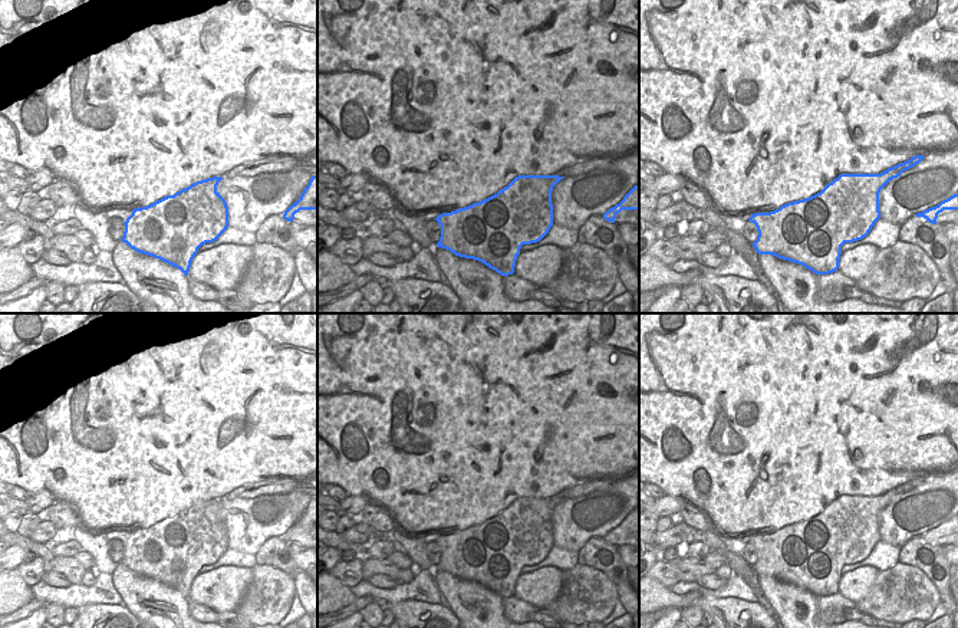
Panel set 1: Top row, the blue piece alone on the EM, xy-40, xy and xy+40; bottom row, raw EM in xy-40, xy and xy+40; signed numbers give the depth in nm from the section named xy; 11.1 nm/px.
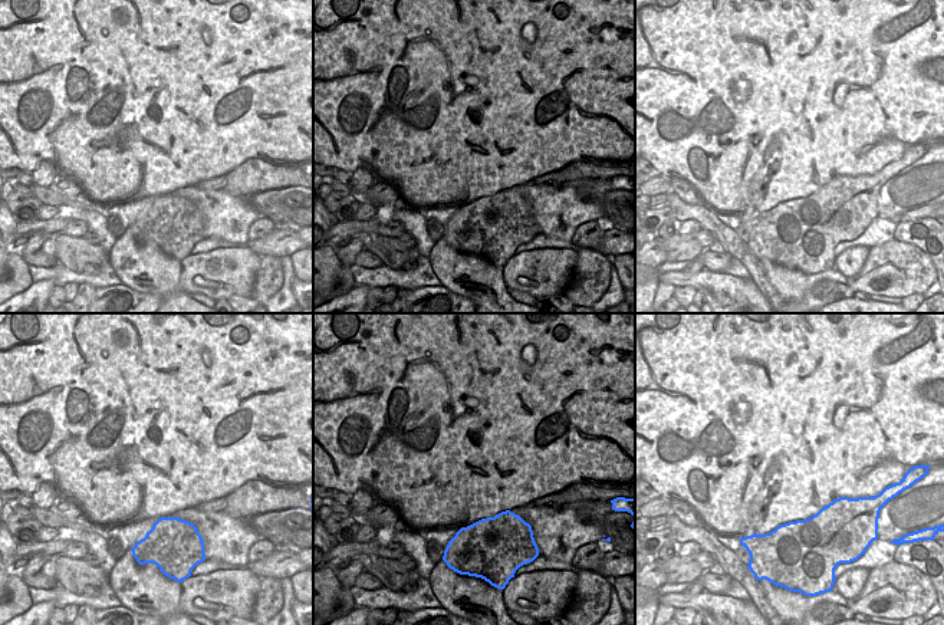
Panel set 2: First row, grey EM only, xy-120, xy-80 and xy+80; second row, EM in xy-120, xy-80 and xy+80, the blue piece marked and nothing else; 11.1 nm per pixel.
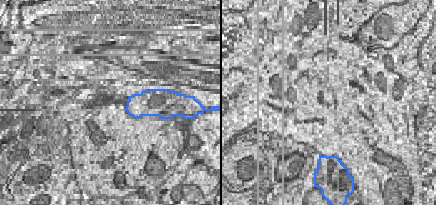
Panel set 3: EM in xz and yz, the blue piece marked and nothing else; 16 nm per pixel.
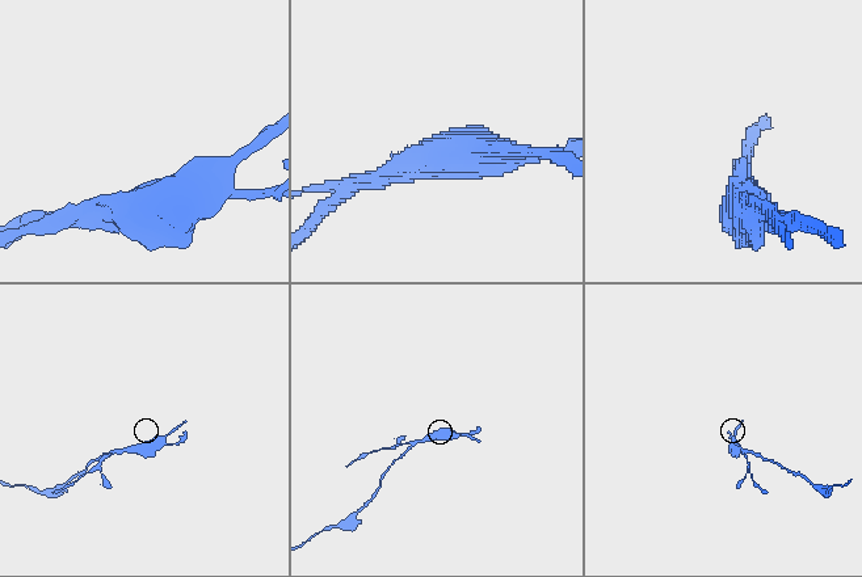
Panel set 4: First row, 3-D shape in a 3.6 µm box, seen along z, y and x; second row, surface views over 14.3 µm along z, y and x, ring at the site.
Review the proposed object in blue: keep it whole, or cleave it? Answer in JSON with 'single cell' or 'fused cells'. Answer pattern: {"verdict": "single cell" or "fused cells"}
{"verdict": "fused cells"}

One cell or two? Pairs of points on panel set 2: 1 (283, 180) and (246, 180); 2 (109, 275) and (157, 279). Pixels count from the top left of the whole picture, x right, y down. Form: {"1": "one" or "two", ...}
{"1": "one", "2": "two"}

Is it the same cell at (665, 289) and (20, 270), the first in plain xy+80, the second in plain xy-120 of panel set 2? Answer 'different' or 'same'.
different

